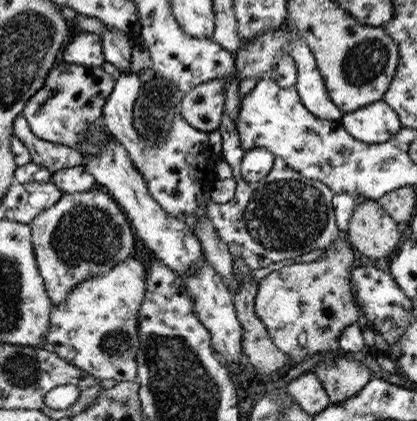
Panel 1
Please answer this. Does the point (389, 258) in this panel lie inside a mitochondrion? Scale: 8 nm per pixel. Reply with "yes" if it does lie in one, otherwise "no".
no

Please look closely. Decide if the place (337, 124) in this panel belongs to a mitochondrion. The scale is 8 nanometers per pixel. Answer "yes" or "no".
no

